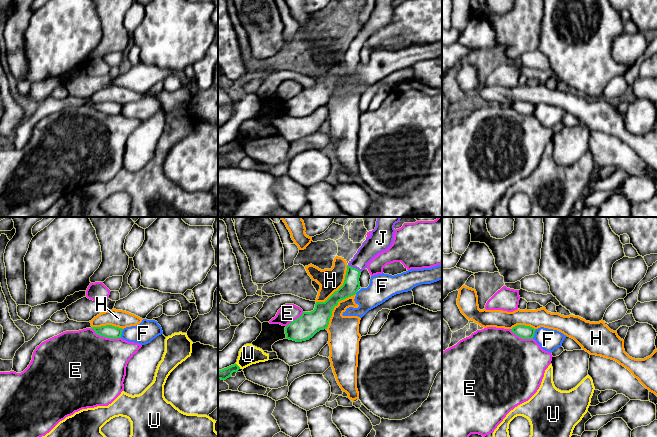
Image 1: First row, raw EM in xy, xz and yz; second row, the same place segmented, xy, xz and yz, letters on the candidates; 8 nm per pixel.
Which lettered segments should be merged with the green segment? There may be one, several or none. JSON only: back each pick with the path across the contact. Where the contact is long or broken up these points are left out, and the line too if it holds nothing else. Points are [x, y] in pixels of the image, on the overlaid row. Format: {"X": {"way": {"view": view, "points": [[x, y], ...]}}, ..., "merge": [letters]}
{"J": {"way": {"view": "xz", "points": [[351, 285], [351, 278], [355, 268], [372, 246]]}}, "merge": ["J"]}

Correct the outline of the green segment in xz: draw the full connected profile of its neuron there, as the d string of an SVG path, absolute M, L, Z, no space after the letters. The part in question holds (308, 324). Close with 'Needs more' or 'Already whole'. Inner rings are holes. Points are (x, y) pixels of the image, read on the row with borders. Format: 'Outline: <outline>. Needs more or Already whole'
Outline: M377 217L376 227L366 238L347 265L343 285L325 302L316 302L311 312L303 312L296 320L285 327L286 338L302 342L312 338L320 330L327 329L332 311L338 302L355 295L359 288L361 272L379 253L386 251L393 243L396 223L401 217Z. Needs more

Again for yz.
Outline: M517 325L511 331L522 339L533 339L536 329L530 326Z. Already whole

